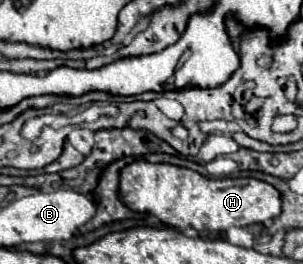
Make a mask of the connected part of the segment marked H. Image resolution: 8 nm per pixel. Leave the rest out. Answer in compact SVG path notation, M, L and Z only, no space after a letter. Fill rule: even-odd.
M144 158L126 164L120 170L118 194L122 204L134 212L156 216L160 222L184 232L188 226L194 230L226 232L232 226L250 226L256 222L268 222L282 212L278 190L256 178L206 178L196 170L152 164Z

